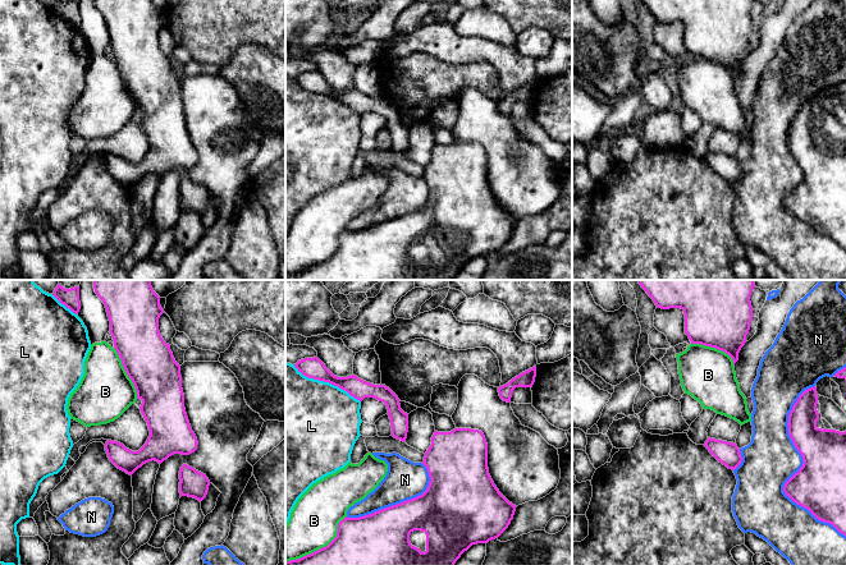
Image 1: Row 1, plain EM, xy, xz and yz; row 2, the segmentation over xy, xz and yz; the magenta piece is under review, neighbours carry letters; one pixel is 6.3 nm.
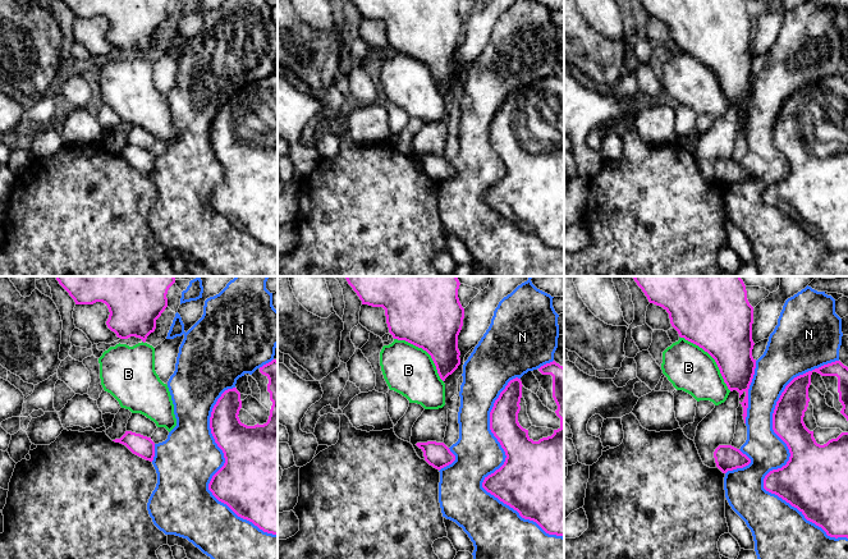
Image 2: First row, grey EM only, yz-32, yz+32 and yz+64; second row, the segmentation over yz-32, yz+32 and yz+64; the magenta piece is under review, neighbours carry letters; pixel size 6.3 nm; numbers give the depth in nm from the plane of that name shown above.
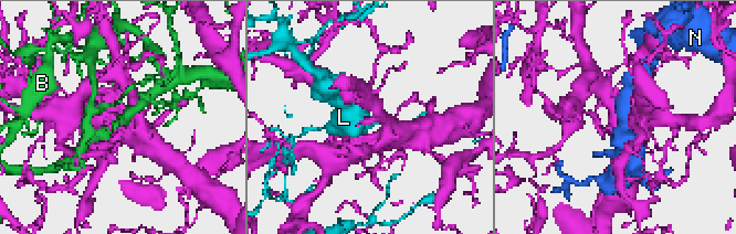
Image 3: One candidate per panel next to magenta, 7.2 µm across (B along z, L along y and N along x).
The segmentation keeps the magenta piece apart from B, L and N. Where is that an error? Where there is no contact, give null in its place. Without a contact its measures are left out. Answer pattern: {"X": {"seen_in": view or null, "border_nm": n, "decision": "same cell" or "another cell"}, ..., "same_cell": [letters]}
{"B": {"seen_in": "xz", "border_nm": 480, "decision": "another cell"}, "L": {"seen_in": "xz", "border_nm": 480, "decision": "another cell"}, "N": {"seen_in": "yz", "border_nm": 950, "decision": "another cell"}, "same_cell": []}

